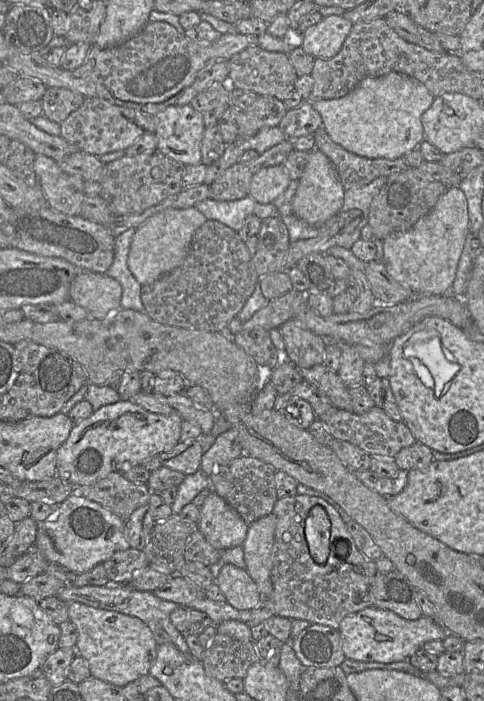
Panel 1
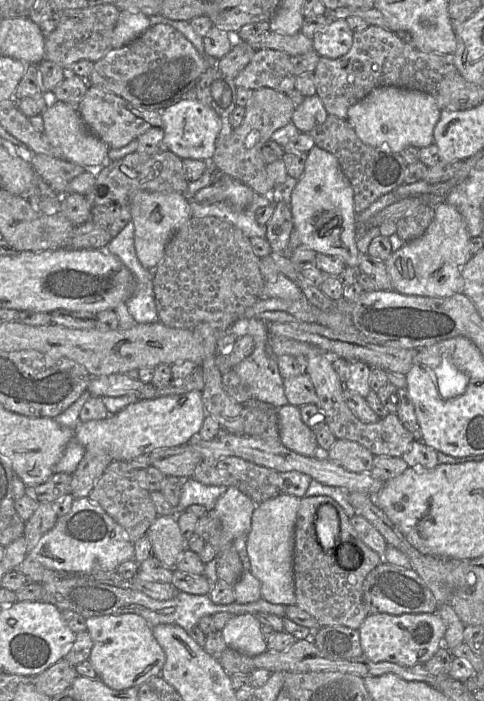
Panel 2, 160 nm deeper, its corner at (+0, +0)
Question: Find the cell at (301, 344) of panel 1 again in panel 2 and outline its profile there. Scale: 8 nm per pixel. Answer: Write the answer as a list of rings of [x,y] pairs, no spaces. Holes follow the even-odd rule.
[[[325,354],[307,357],[305,373],[310,377],[319,398],[318,407],[325,415],[325,423],[336,439],[357,442],[368,449],[374,456],[385,455],[402,457],[414,441],[414,437],[401,423],[396,414],[387,413],[375,423],[364,423],[359,420],[348,407],[344,398],[344,383],[333,369],[332,359]]]

